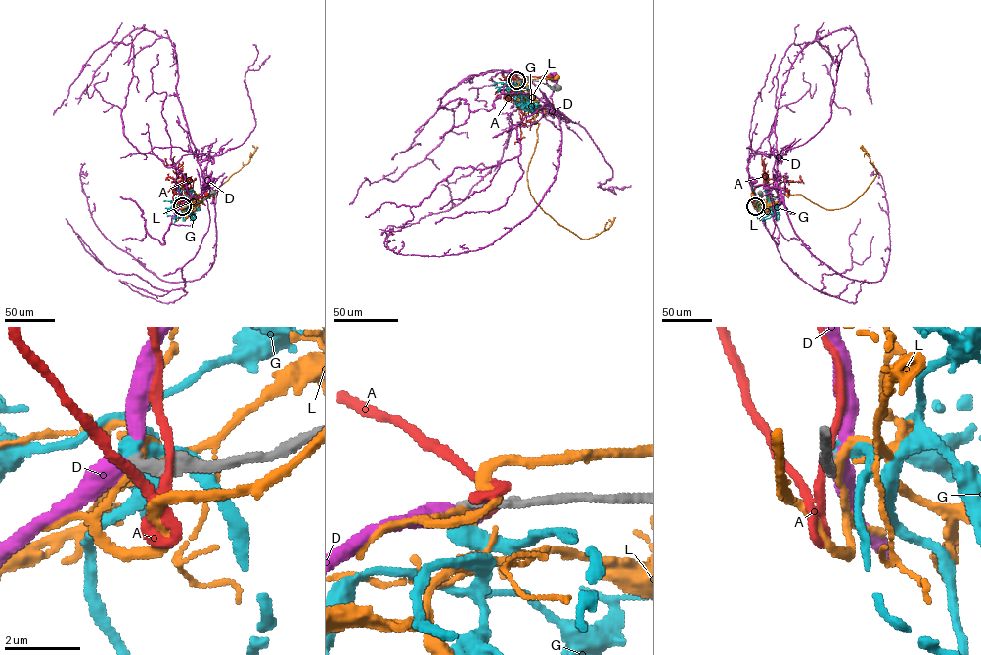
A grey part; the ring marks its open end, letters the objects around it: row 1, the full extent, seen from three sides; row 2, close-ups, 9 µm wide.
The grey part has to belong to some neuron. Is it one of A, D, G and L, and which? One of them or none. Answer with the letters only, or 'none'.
G

